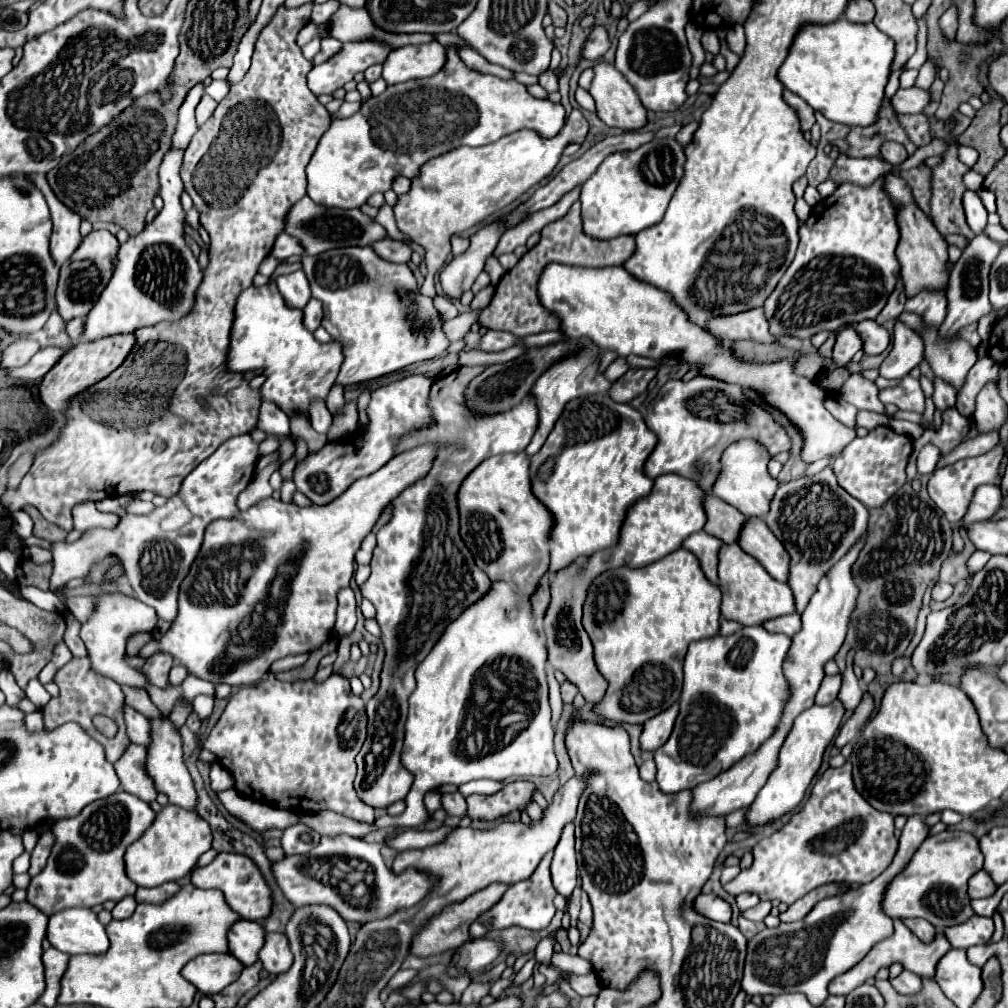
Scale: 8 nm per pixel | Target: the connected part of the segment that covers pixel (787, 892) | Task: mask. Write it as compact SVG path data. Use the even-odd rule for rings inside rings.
M845 762L841 768L827 768L815 782L805 806L781 830L753 848L755 860L751 868L741 870L723 888L731 896L757 892L761 900L793 904L813 888L829 882L867 884L891 864L897 852L893 830L893 816L875 810L855 790L851 762Z

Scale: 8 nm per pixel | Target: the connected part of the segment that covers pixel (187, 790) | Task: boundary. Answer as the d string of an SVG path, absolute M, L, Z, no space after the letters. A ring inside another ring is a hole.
M167 716L163 718L153 718L151 722L151 744L147 748L147 760L145 760L145 770L147 776L153 778L153 784L159 794L165 794L171 804L193 810L197 804L197 794L193 790L193 780L187 772L187 766L183 764L183 740L179 730L169 722Z

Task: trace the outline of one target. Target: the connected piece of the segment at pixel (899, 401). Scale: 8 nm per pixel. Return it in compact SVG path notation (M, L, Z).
M905 376L897 386L885 388L879 392L879 400L891 402L899 406L899 410L911 410L911 412L923 412L925 410L925 394L917 380L911 376Z

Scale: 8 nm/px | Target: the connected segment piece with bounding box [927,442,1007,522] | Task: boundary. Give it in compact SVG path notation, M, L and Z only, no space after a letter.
M999 442L993 450L989 450L989 452L983 454L983 456L959 460L959 462L955 462L955 464L949 464L949 466L939 468L939 470L933 474L933 478L931 478L929 484L927 484L927 490L929 490L929 496L933 498L933 502L945 512L945 516L947 516L949 522L959 522L959 520L965 516L975 486L987 484L987 482L989 482L989 484L995 484L995 486L1001 486L999 466L1001 466L1001 460L1005 458L1005 454L1007 454L1007 450L1005 450L1003 442Z

